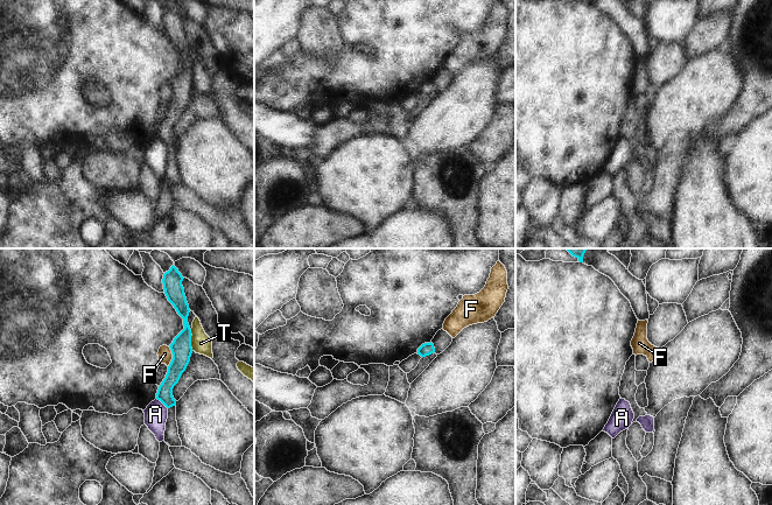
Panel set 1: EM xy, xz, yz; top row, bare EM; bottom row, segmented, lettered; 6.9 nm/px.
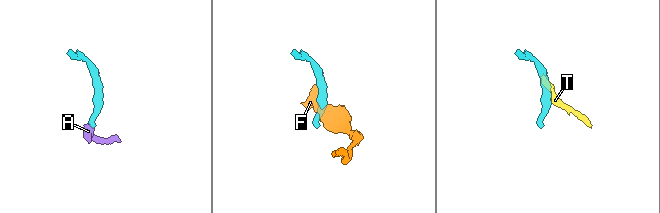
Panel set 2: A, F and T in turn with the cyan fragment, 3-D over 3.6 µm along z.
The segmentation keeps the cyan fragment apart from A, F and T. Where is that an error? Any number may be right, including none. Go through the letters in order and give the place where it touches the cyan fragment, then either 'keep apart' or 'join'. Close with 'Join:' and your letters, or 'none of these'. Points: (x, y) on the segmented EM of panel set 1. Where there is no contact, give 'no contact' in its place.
A: xy (162, 402) | keep apart
F: xy (173, 357) | keep apart
T: xy (190, 339) | keep apart
Join: none of these

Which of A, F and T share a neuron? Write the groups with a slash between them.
A / F / T

